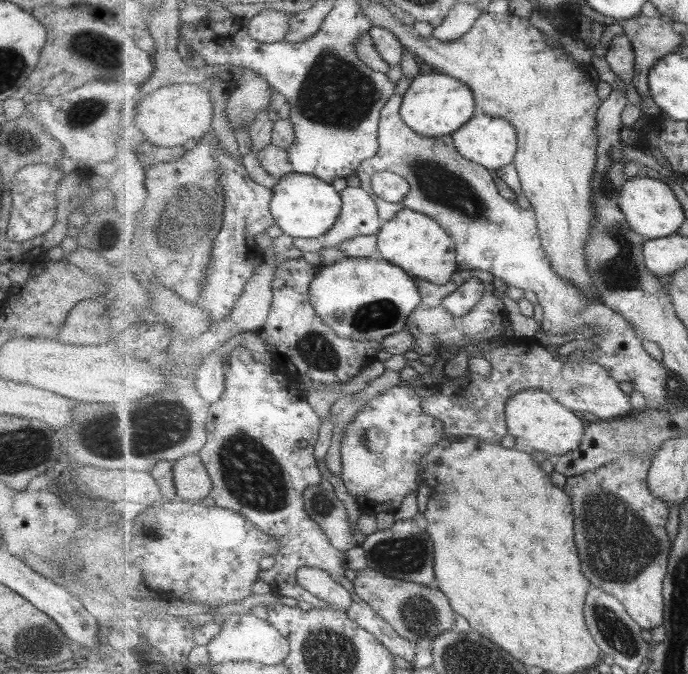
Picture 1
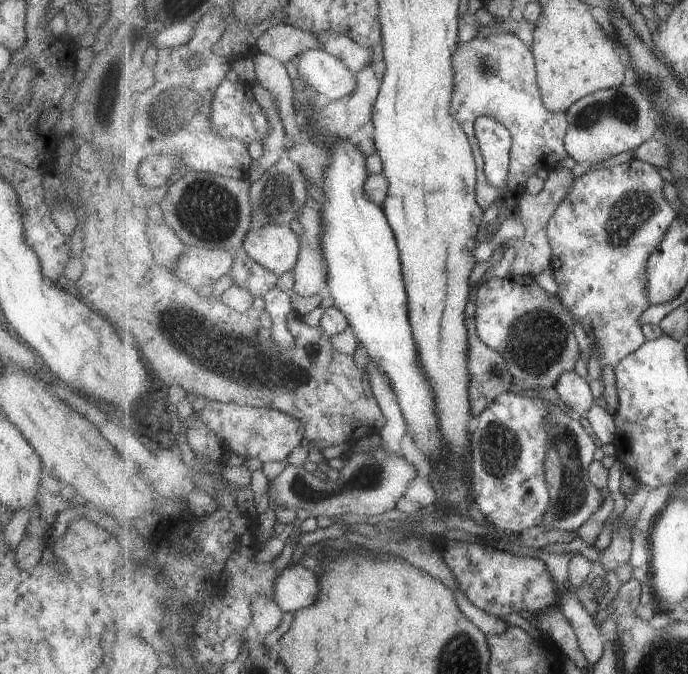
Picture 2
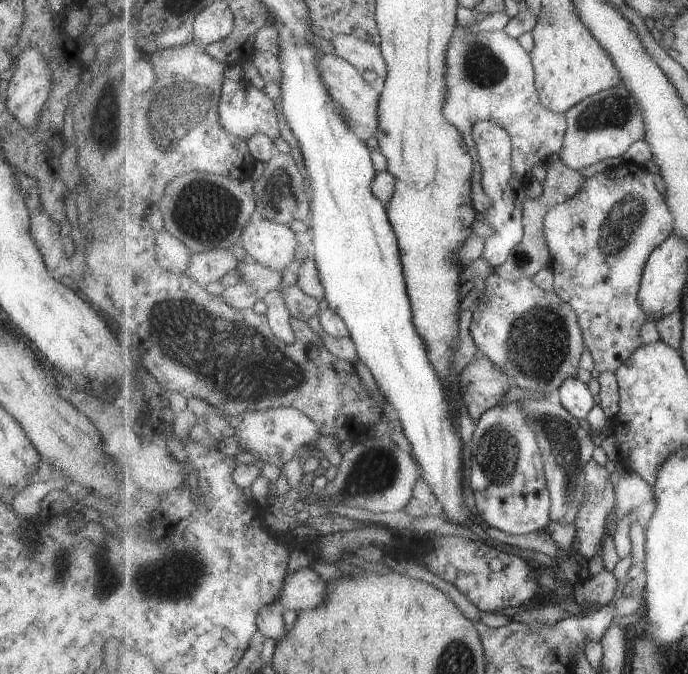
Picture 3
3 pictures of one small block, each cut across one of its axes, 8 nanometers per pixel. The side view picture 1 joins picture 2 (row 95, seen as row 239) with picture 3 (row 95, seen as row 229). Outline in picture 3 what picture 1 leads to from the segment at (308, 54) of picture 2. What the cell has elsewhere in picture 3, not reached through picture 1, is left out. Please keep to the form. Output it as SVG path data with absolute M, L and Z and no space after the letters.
M322 53L321 60L319 60L319 70L321 70L325 84L329 87L331 96L341 106L346 118L349 118L352 123L375 132L377 137L379 133L379 100L382 94L380 85L367 82L361 75L362 71L336 54Z

